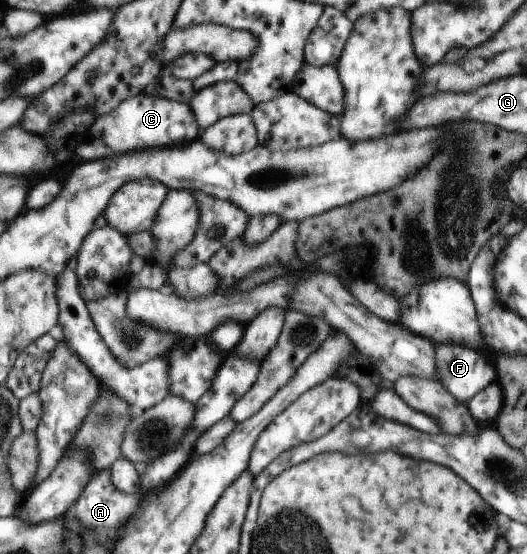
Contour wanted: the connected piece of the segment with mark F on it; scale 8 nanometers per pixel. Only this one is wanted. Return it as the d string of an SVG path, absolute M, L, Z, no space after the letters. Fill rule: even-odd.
M435 343L435 356L439 382L447 390L447 394L459 404L467 404L469 399L495 382L496 370L492 358L484 353L459 344Z

